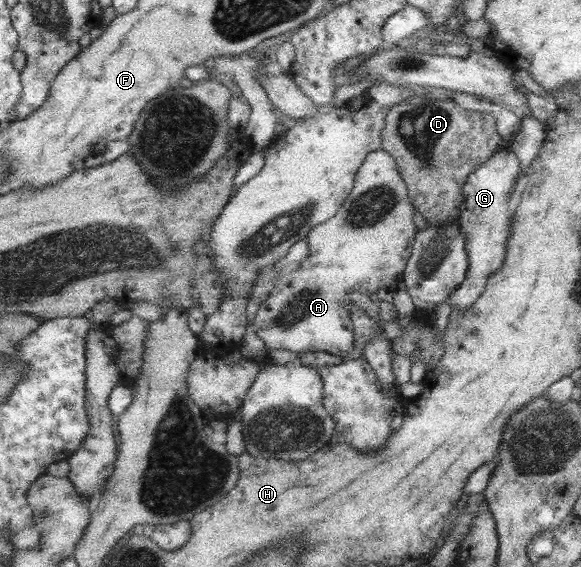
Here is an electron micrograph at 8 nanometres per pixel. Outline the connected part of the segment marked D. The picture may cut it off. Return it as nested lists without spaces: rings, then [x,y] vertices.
[[[418,90],[387,111],[381,150],[394,159],[408,199],[427,224],[440,225],[449,219],[457,219],[460,211],[458,205],[463,202],[461,187],[468,174],[484,163],[494,152],[508,148],[507,143],[496,132],[495,125],[495,119],[490,113],[462,109],[452,99],[434,99],[422,90]]]

